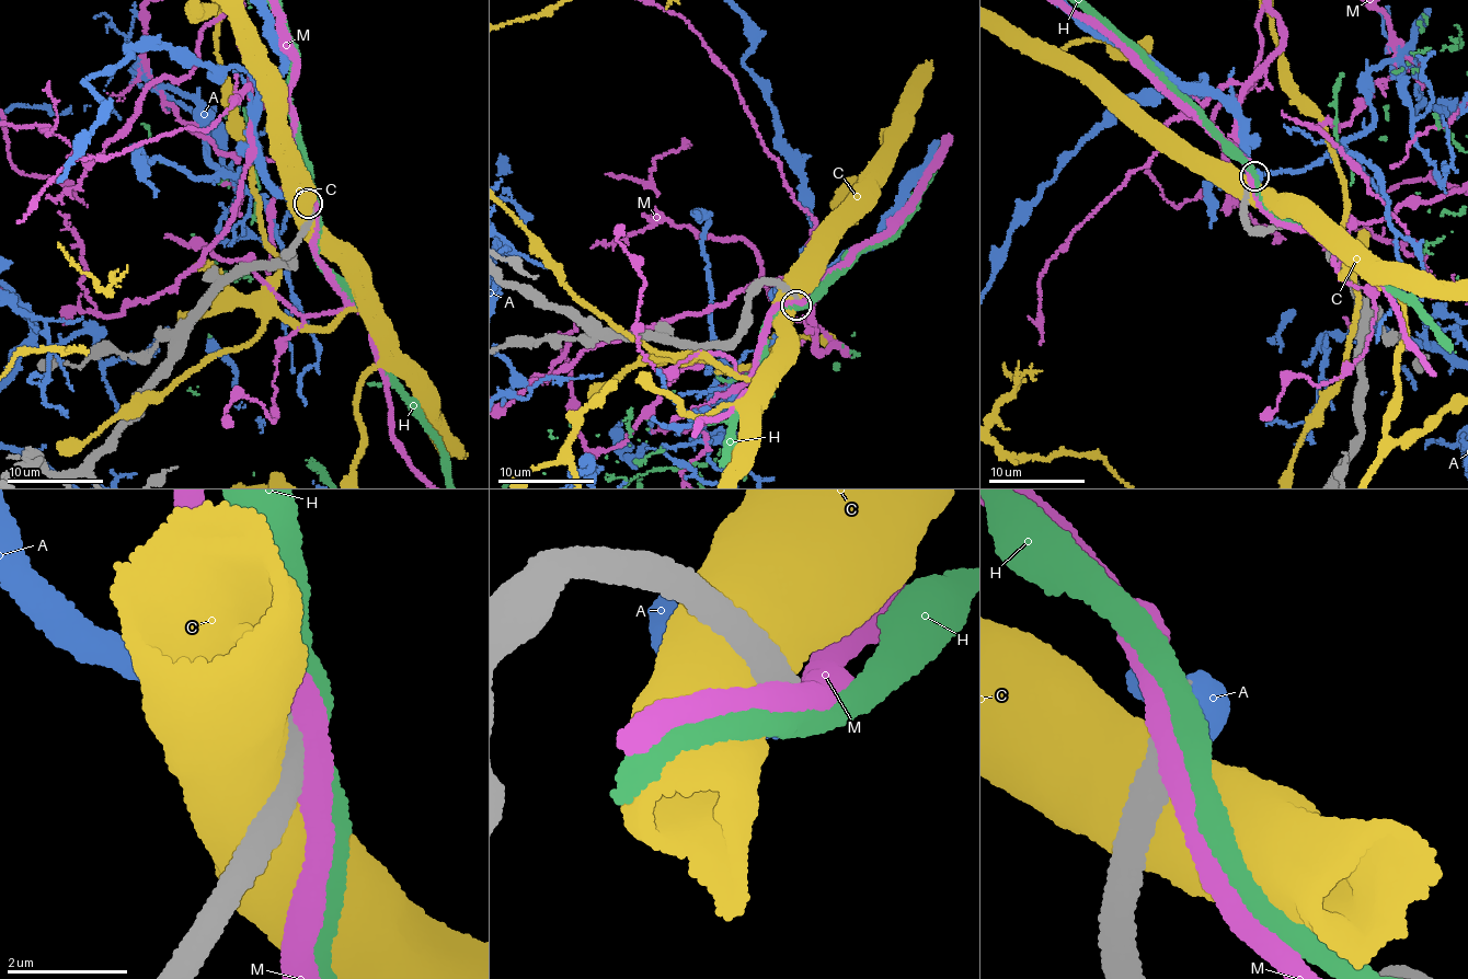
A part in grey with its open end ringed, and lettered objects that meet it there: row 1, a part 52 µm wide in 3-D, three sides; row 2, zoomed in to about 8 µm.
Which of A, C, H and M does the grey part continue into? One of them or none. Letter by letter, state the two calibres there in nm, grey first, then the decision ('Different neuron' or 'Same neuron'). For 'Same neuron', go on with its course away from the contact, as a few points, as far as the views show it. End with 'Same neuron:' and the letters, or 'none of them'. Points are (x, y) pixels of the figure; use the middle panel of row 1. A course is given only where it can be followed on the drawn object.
A: Thickness 500 nm (grey) against 600 nm. Same neuron
C: Thickness 400 nm (grey) against 1000 nm. Different neuron
H: Thickness 550 nm (grey) against 440 nm. Different neuron
M: Thickness 650 nm (grey) against 440 nm. Different neuron
Same neuron: A

